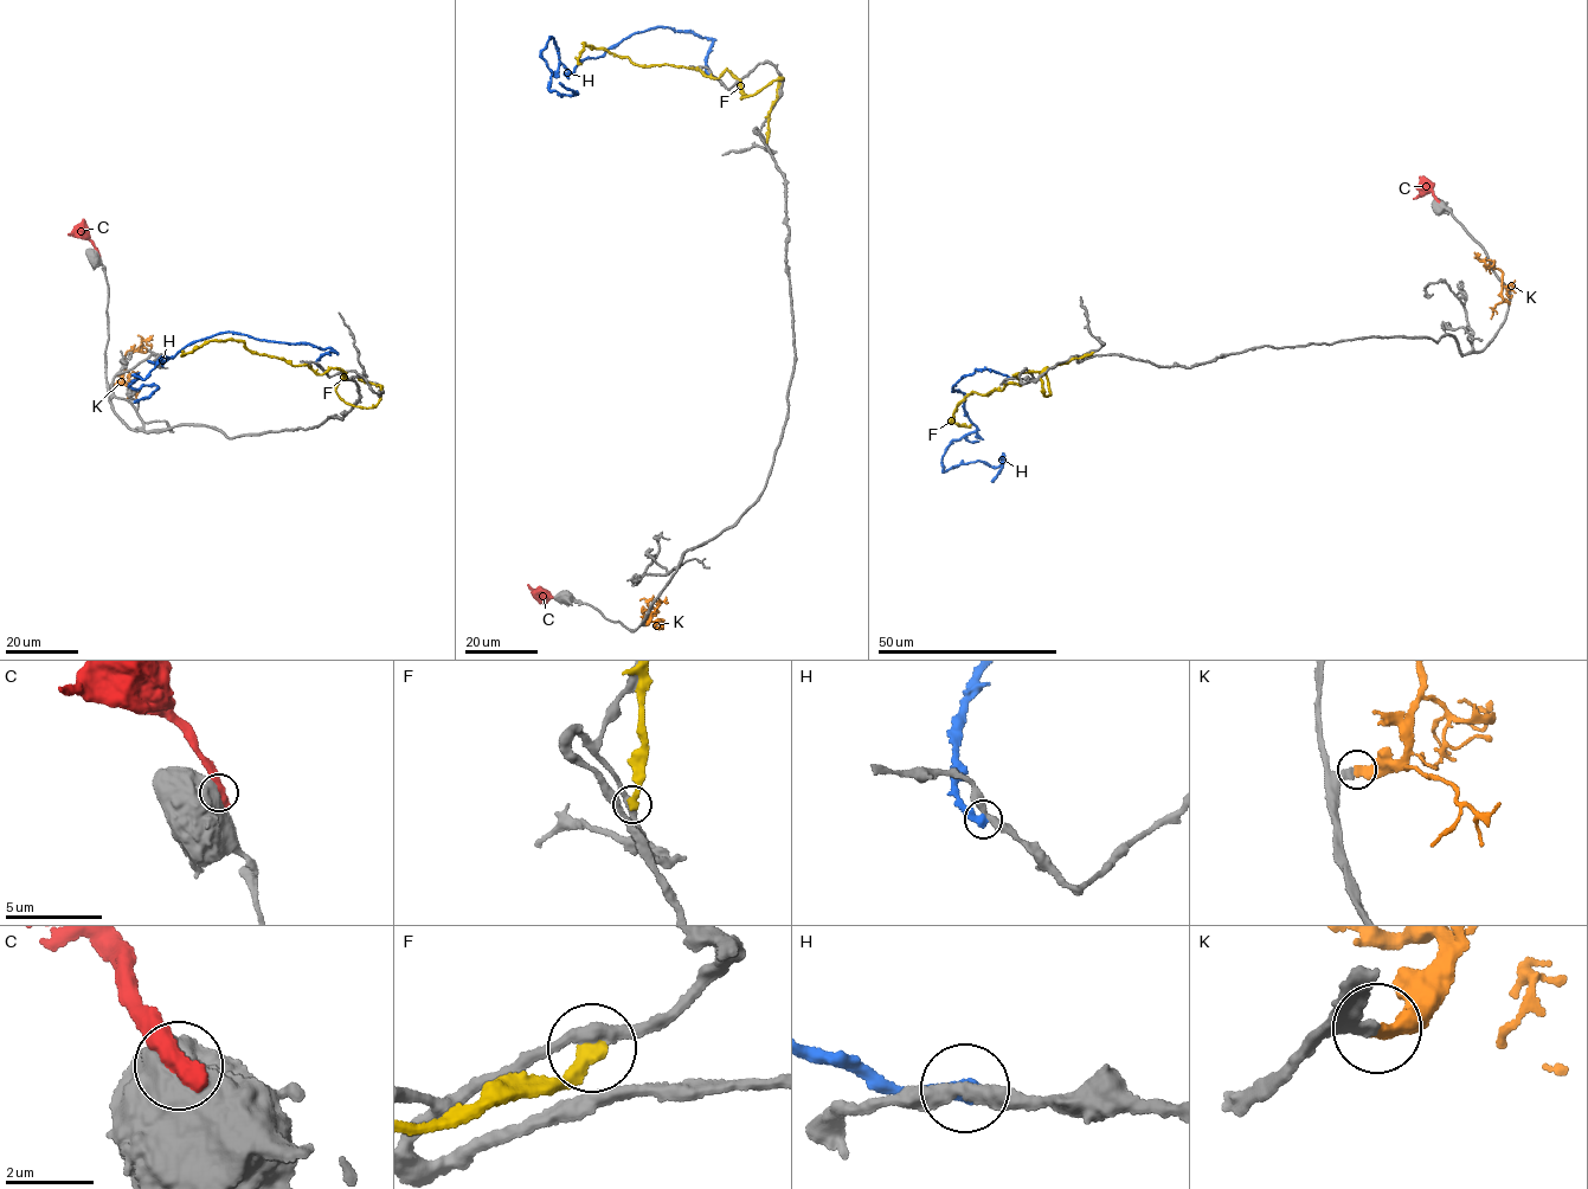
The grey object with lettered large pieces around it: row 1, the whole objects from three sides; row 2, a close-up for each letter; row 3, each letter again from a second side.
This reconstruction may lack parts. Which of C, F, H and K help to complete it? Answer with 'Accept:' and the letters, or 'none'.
Accept: K

